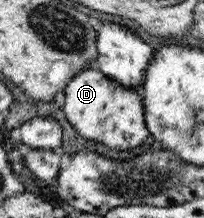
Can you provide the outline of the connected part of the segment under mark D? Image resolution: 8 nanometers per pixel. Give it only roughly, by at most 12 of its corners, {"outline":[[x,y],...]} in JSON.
{"outline":[[86,66],[62,111],[84,139],[127,151],[150,135],[139,90]]}

